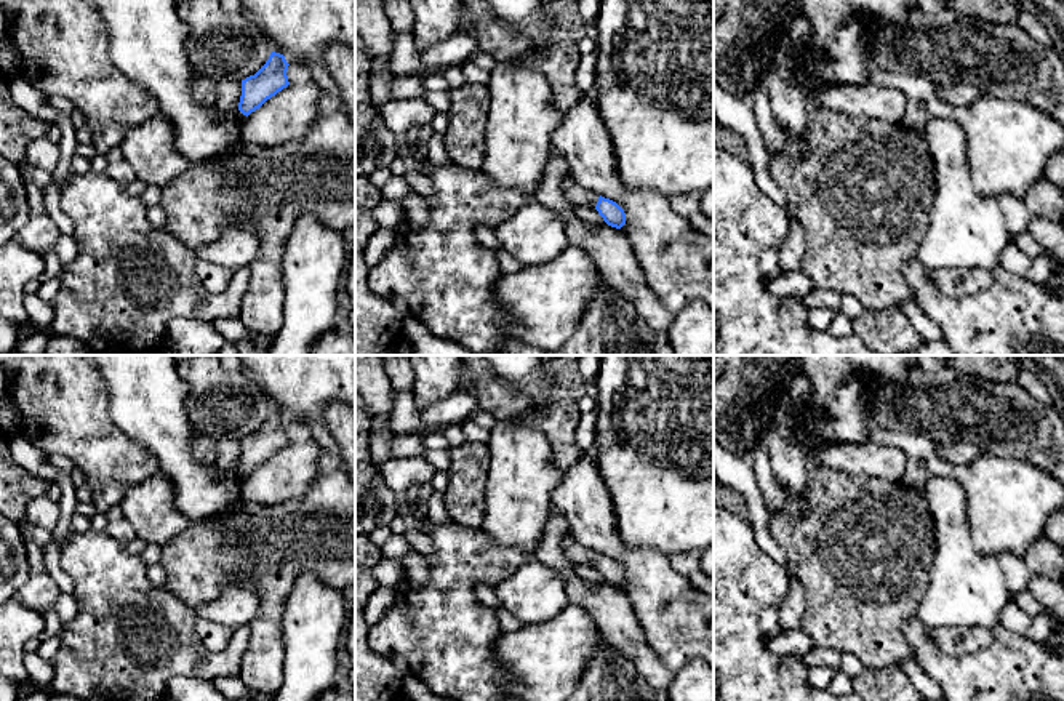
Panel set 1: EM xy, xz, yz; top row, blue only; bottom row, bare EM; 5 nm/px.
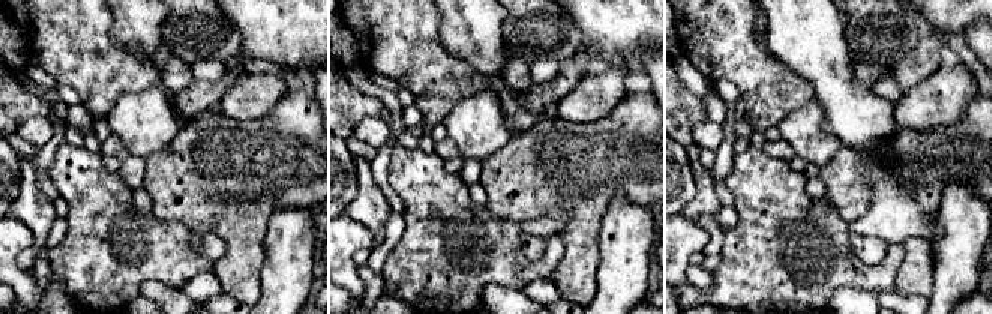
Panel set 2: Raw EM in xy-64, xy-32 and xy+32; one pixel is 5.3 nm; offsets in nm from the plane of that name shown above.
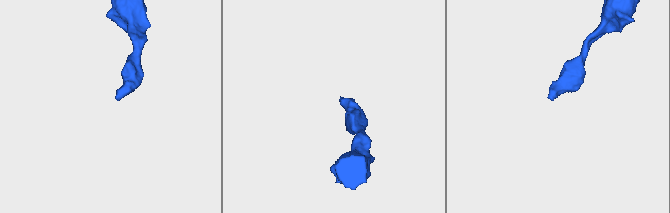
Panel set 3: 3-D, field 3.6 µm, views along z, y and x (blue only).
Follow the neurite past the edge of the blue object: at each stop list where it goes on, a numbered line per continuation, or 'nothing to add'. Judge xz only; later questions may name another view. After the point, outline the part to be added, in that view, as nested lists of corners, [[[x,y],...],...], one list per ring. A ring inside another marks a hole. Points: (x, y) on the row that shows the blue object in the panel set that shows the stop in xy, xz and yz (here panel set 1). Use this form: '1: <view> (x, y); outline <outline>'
1: xz (575, 194); outline [[[566,176],[562,182],[562,190],[565,198],[574,206],[579,203],[589,203],[595,208],[597,202],[598,202],[598,194],[581,187],[579,184],[574,182],[574,179],[571,176]]]

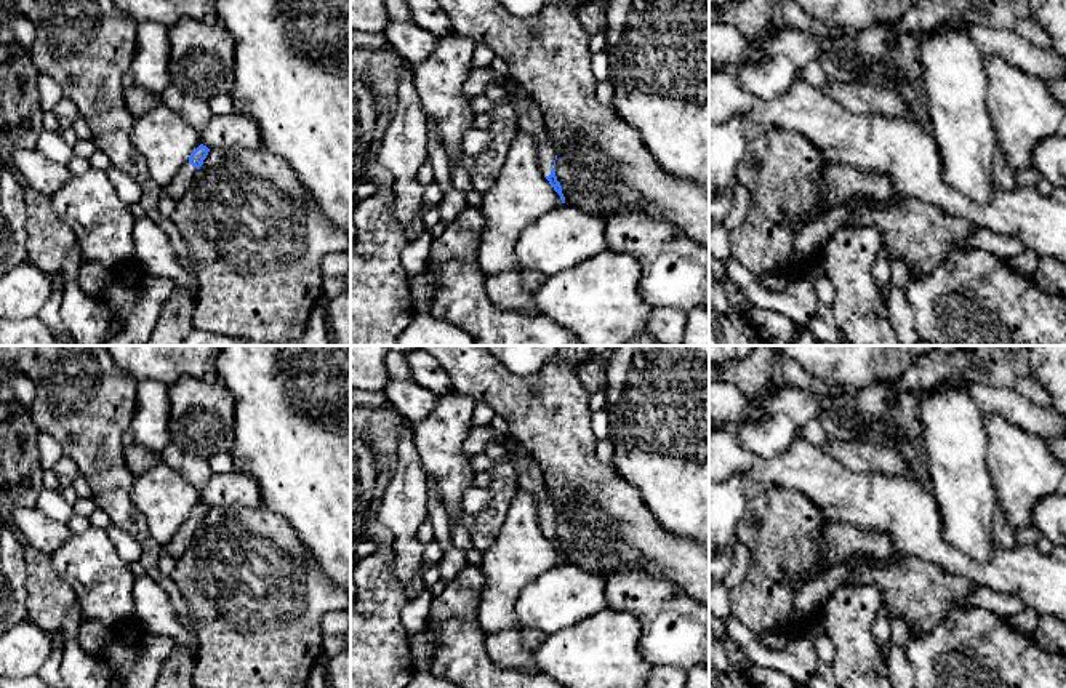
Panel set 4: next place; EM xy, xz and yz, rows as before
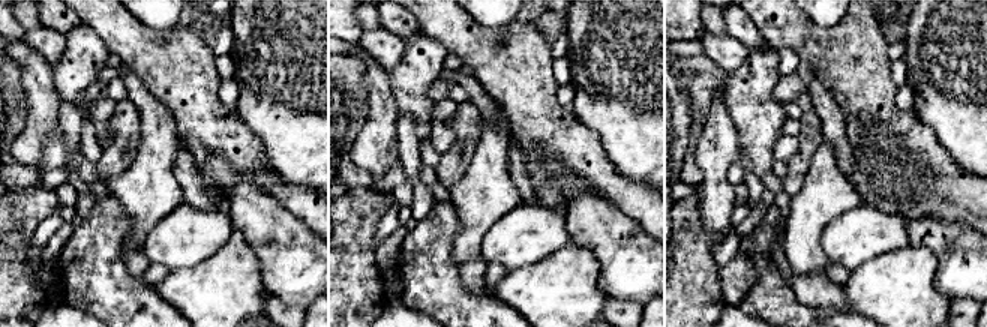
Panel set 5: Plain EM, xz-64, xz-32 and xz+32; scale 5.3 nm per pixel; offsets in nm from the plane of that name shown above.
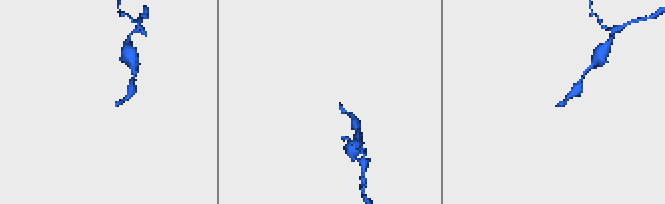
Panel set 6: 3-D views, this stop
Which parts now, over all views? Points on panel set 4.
1: xz (530, 117); outline [[[507,75],[507,85],[515,98],[512,102],[519,115],[519,128],[538,141],[538,165],[544,176],[554,170],[555,152],[544,130],[544,115],[531,96]]]

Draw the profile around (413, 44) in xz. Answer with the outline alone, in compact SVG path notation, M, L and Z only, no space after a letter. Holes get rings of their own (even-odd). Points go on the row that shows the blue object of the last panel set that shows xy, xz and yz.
M391 21L384 29L389 46L411 67L426 61L435 48L437 37L411 22Z

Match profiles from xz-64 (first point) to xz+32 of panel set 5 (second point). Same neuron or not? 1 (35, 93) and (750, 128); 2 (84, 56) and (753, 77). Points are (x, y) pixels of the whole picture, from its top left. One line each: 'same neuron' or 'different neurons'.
1: different neurons
2: same neuron

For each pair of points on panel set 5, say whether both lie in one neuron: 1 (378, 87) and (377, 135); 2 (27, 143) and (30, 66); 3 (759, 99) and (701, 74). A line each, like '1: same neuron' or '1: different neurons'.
1: same neuron
2: same neuron
3: different neurons

